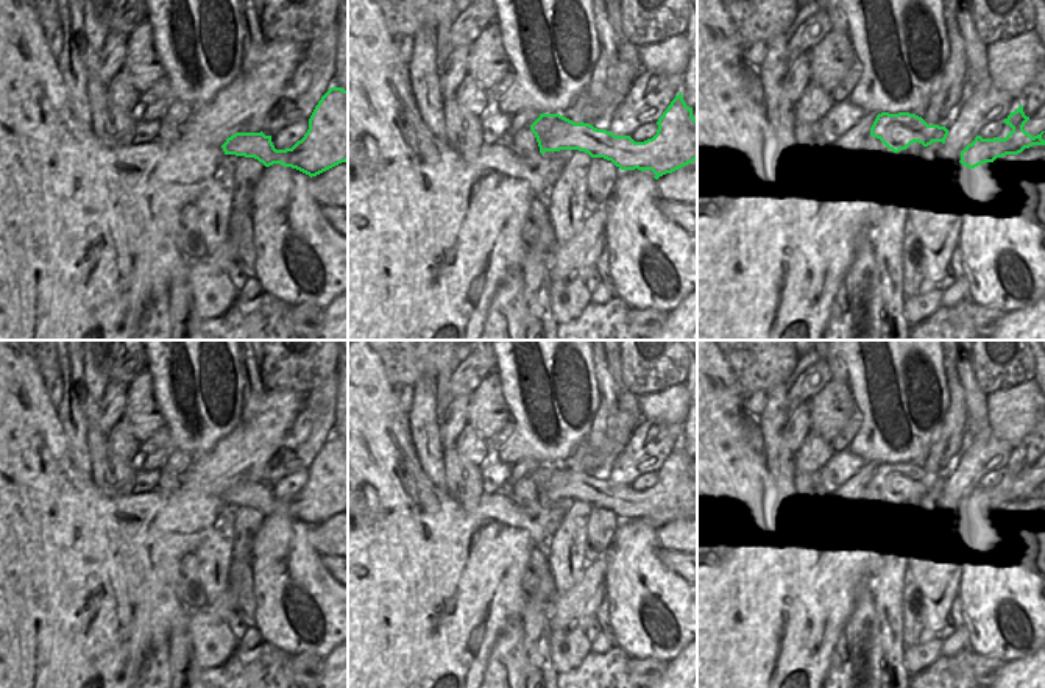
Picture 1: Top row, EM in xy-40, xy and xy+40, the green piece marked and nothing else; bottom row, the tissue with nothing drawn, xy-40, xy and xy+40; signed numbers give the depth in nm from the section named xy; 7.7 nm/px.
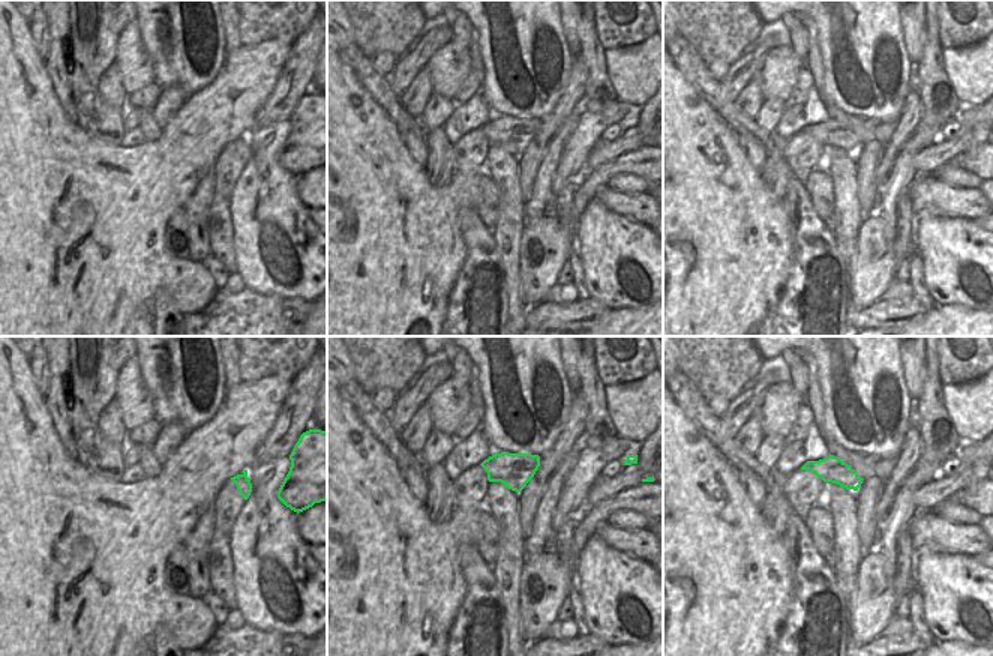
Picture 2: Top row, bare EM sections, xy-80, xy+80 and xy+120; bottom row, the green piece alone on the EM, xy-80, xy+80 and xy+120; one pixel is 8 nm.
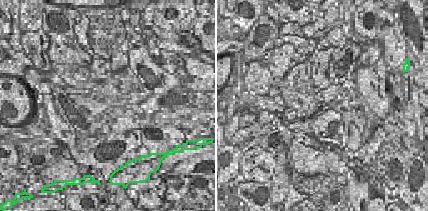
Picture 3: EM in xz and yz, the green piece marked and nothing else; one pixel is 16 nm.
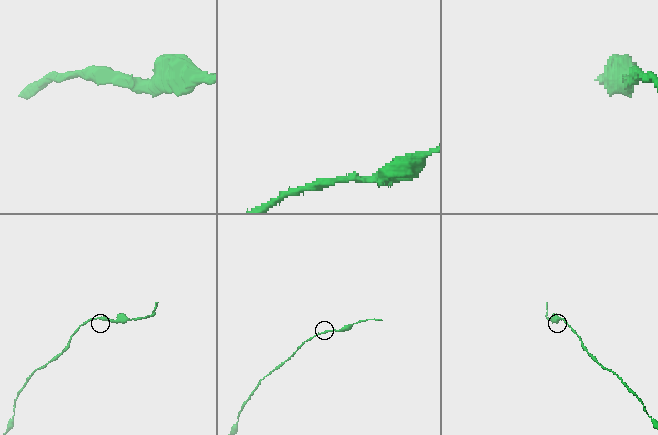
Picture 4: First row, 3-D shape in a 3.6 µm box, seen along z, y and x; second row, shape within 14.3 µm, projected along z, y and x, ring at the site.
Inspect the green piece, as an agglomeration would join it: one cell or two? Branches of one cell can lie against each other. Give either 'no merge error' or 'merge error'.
no merge error

